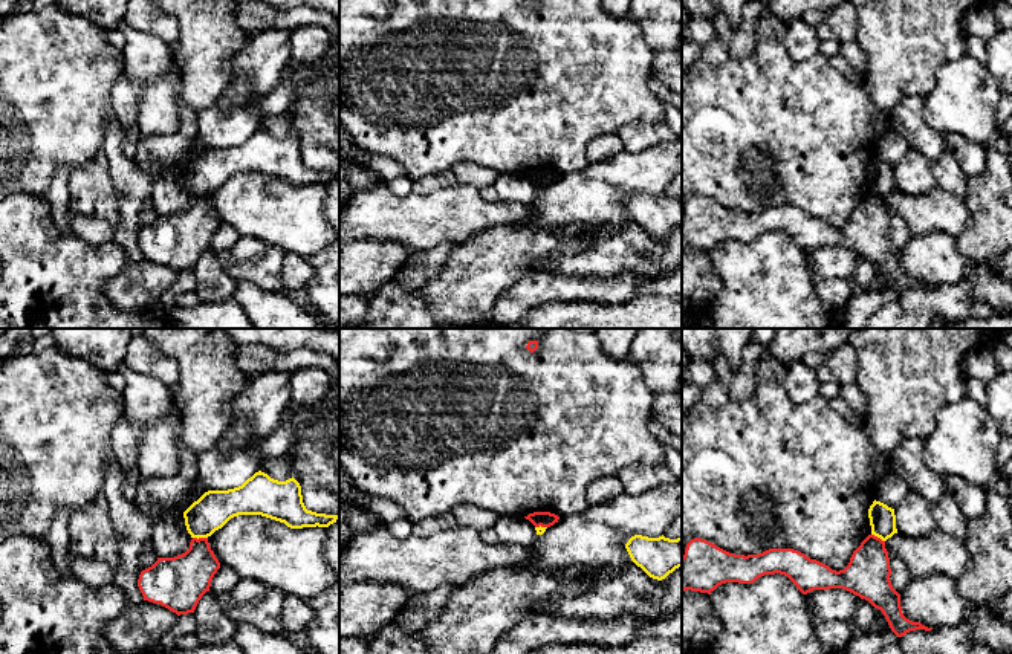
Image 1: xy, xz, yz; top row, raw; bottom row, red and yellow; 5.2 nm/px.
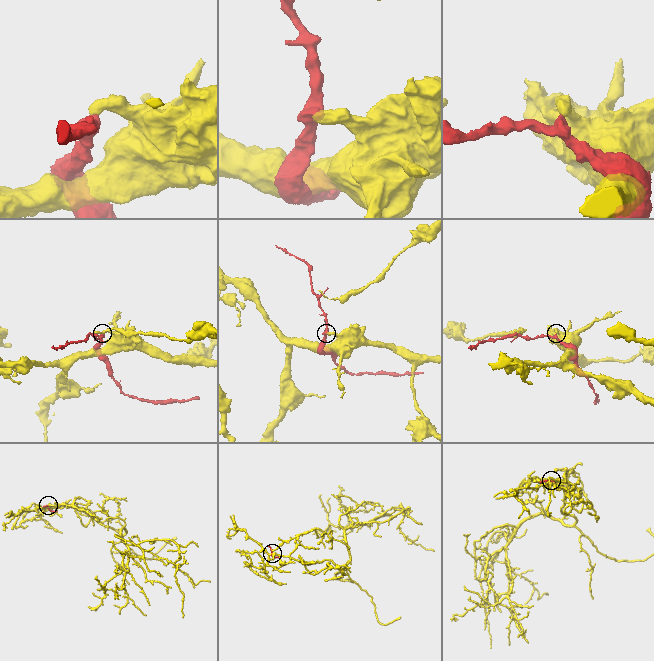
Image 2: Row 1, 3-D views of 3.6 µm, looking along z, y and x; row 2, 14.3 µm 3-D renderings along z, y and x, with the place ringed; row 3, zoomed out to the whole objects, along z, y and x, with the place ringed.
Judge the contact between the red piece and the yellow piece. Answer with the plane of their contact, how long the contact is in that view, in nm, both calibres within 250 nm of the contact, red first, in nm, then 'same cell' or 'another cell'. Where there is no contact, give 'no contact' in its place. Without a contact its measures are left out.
contact in xy; length 80 nm; calibres 260 and 190 nm; another cell

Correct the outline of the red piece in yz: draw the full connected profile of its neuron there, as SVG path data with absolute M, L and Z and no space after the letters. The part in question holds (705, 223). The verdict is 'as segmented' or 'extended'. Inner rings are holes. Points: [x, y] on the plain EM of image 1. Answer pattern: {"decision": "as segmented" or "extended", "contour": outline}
{"decision": "as segmented", "contour": "M868 193L861 200L848 223L839 229L793 206L769 206L744 214L694 196L686 202L682 214L682 249L711 252L722 241L754 241L758 235L775 231L787 234L803 252L813 248L842 246L868 258L882 269L897 295L916 287L933 287L903 274L900 252L890 238L891 226L885 199L874 193Z"}

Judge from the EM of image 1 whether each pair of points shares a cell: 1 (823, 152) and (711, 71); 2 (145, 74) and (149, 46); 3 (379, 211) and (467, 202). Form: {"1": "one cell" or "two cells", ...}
{"1": "one cell", "2": "one cell", "3": "one cell"}

